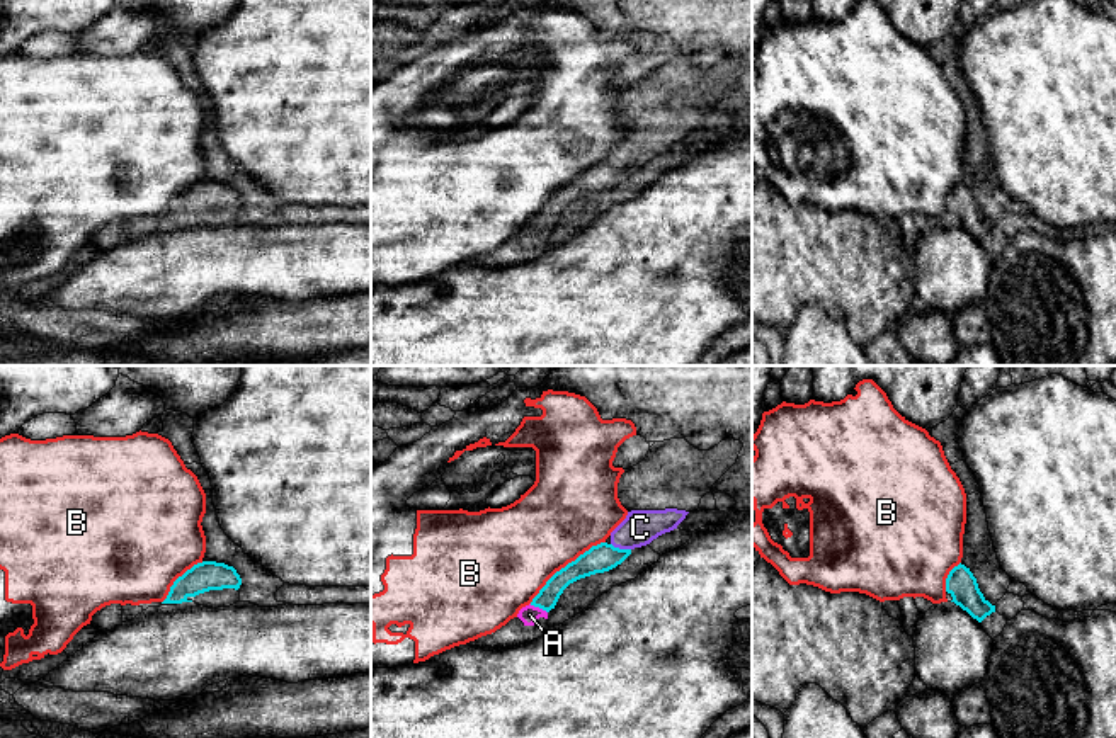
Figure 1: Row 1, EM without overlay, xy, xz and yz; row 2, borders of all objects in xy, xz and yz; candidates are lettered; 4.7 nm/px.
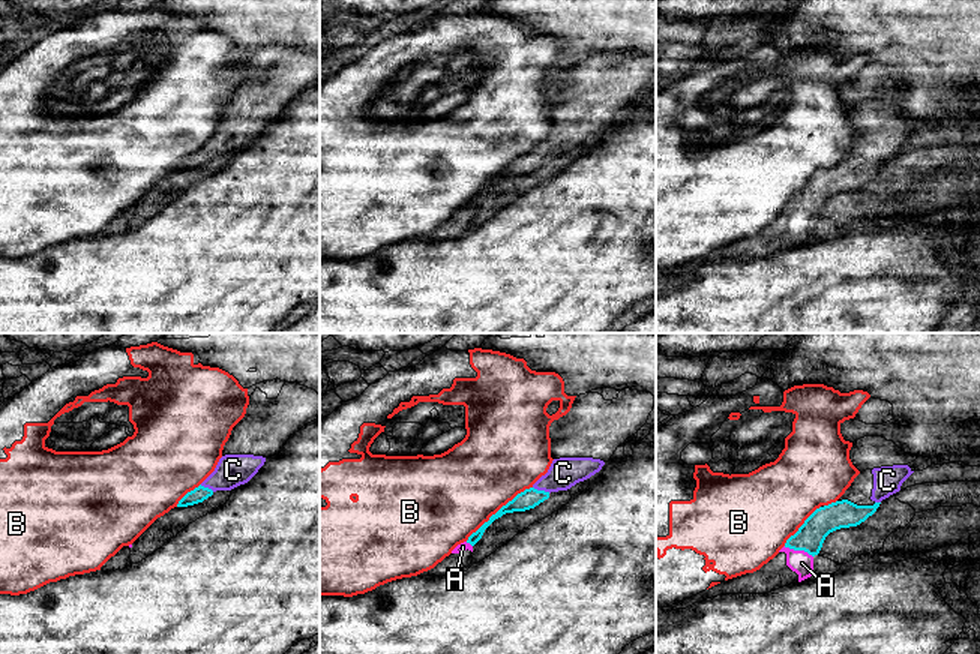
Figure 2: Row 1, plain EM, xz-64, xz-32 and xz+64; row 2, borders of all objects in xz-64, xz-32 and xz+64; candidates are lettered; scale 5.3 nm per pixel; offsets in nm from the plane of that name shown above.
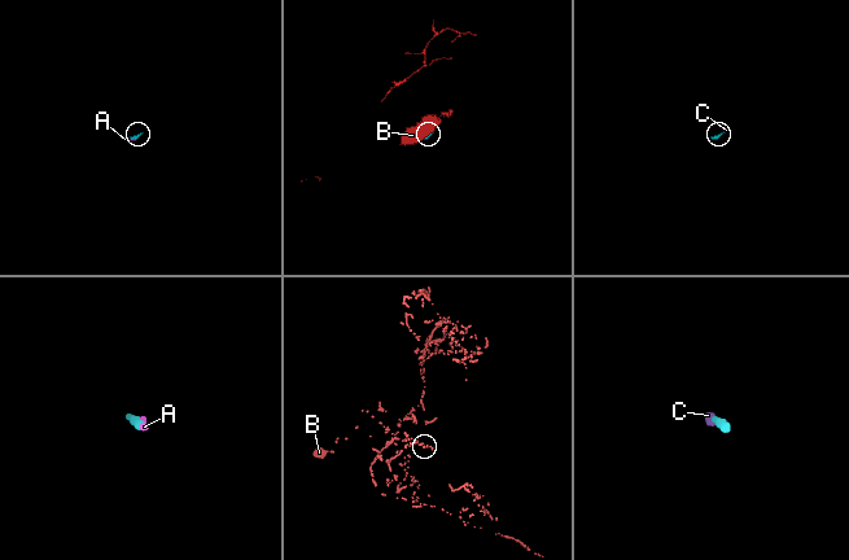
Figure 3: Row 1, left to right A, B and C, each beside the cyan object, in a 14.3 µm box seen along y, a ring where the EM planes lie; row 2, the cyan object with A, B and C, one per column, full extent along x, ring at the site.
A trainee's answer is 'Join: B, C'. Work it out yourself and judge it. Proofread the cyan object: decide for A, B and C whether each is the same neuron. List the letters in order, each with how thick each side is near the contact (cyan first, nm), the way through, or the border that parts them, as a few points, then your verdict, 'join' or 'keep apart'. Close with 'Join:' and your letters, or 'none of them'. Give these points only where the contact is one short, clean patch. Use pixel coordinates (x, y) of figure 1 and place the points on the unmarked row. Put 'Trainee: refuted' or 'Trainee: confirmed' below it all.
A: 100 nm thick on the cyan side, 90 nm on the other; join
B: 130 nm thick on the cyan side, 420 nm on the other; keep apart
C: 130 nm thick on the cyan side, 170 nm on the other; runs through xz (604, 175), (621, 169), (640, 147); join
Join: A, C
Trainee: refuted

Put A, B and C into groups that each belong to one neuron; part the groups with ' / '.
A C / B

